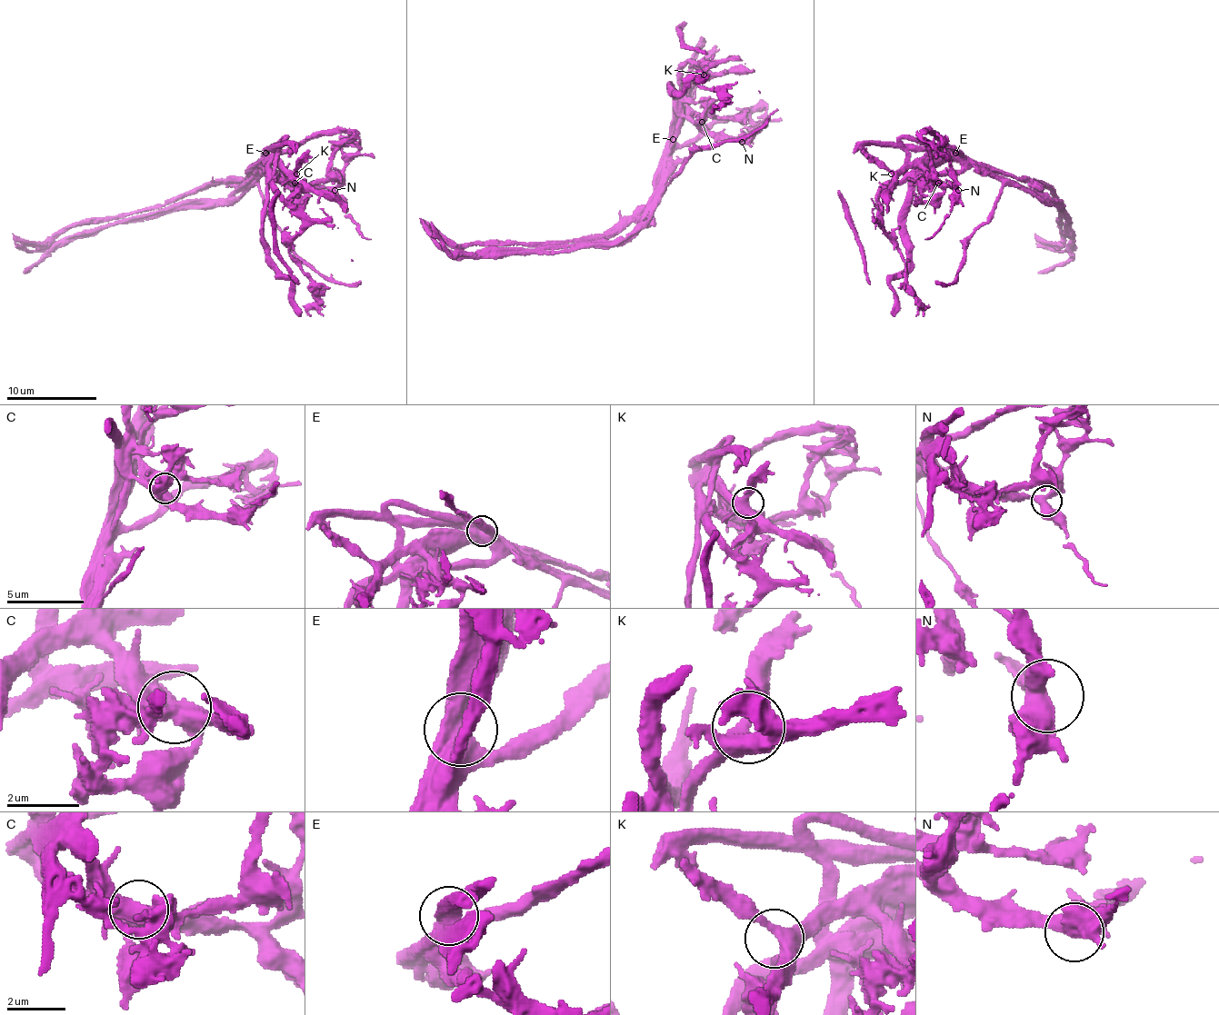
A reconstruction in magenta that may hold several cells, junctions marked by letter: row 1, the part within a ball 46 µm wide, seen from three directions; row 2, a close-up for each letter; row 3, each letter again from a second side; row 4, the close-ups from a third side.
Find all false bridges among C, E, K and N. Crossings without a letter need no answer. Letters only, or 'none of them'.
C, E

